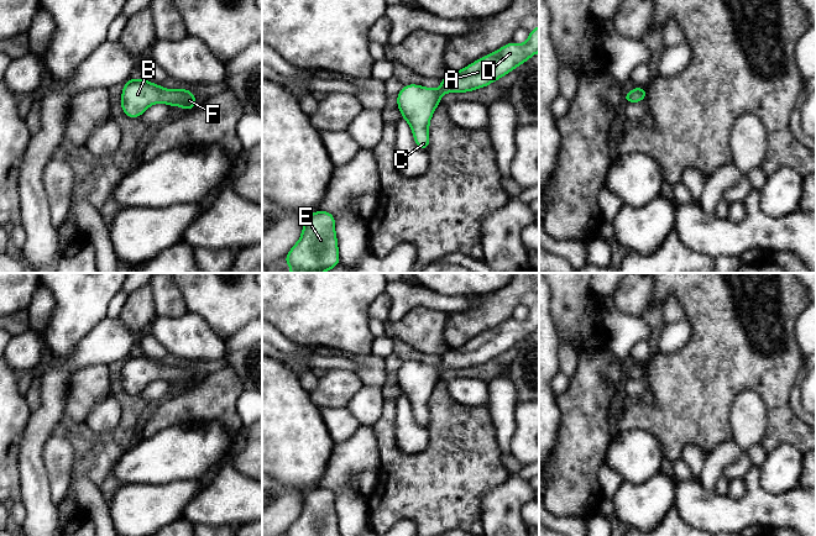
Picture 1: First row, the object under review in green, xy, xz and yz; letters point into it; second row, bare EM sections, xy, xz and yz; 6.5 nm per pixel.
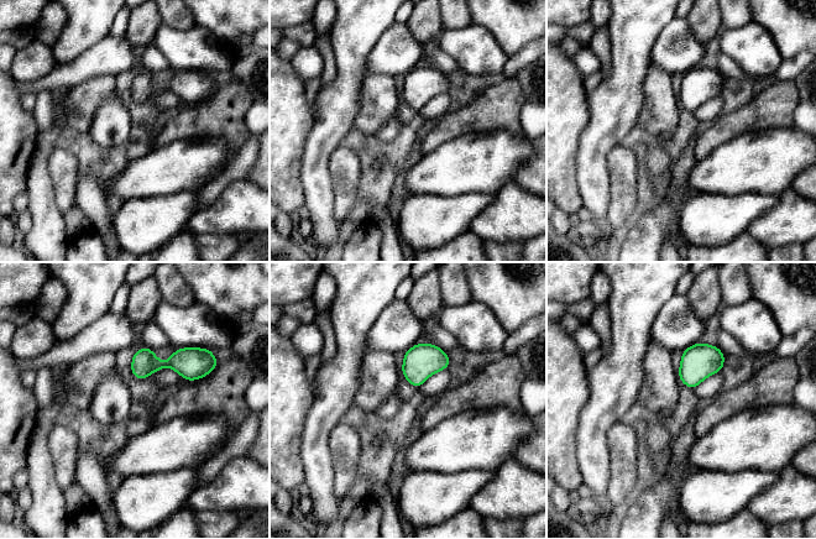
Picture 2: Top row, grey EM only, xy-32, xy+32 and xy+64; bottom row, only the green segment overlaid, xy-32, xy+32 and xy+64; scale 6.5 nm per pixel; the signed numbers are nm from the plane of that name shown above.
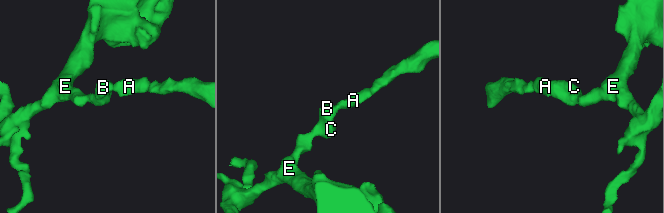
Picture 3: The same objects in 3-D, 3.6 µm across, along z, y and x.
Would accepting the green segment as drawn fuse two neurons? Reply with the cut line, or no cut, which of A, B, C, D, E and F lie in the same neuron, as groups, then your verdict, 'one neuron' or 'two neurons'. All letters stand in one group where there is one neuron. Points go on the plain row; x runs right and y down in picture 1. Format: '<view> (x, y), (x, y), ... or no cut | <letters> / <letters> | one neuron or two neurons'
no cut | A B C D E F | one neuron

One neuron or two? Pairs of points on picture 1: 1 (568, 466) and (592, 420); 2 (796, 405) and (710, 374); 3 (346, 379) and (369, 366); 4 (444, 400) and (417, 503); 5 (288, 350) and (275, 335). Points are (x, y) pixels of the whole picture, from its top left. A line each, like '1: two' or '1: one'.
1: one
2: two
3: two
4: one
5: one

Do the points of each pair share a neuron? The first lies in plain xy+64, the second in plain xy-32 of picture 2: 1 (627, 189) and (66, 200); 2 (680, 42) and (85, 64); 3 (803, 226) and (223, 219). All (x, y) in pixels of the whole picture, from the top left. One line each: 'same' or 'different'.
1: same
2: same
3: same

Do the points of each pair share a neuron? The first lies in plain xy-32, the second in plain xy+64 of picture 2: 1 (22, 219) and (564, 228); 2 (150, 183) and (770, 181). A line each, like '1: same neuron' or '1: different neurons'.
1: different neurons
2: same neuron

